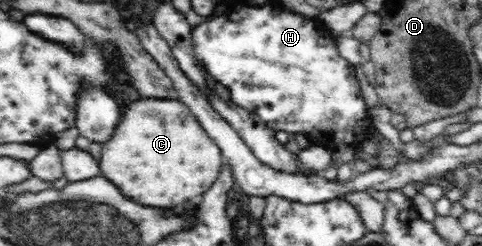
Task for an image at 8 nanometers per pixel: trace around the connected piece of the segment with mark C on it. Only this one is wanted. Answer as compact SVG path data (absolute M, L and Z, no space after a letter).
M142 98L129 103L125 112L114 136L101 144L99 165L102 166L102 176L114 182L120 190L126 190L130 198L138 198L138 202L146 202L150 207L174 208L200 199L216 182L224 164L218 145L206 134L190 109L178 99Z

